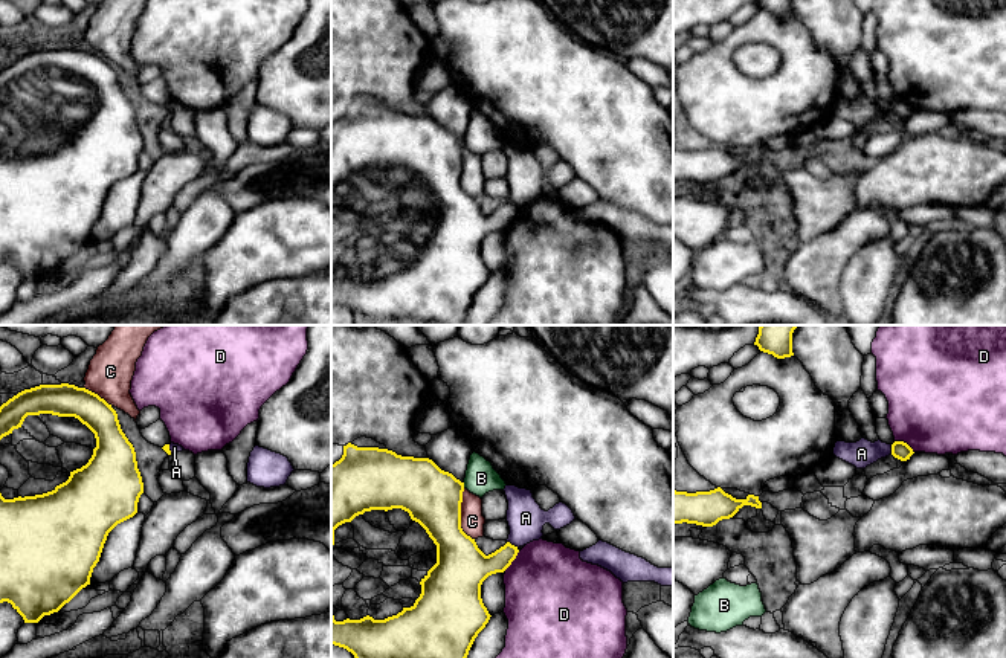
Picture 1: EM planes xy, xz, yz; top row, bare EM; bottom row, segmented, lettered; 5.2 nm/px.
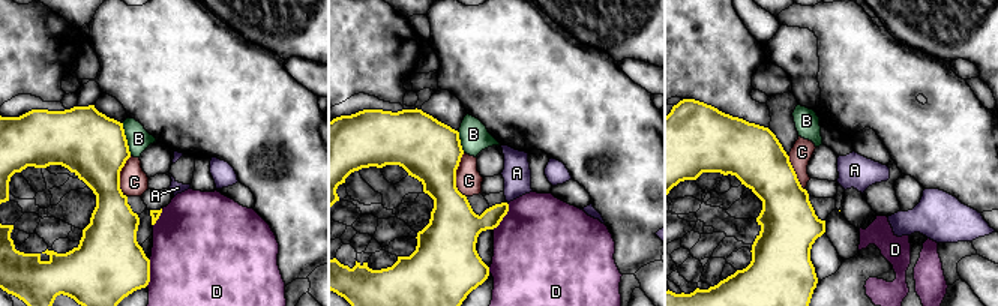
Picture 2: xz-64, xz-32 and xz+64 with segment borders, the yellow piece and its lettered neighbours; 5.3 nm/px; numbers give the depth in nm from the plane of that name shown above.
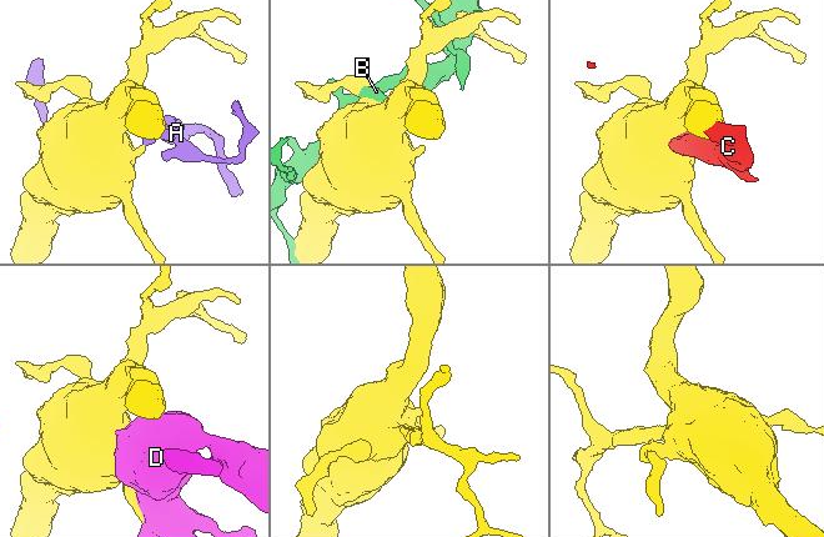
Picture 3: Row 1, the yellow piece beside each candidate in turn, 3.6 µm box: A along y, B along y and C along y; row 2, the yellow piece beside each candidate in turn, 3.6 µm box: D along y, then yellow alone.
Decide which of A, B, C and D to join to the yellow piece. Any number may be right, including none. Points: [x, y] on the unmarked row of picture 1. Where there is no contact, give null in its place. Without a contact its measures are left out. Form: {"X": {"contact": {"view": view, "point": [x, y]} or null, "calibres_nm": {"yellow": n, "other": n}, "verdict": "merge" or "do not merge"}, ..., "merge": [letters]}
{"A": {"contact": {"view": "xz", "point": [513, 203]}, "calibres_nm": {"yellow": 190, "other": 200}, "verdict": "do not merge"}, "B": {"contact": {"view": "xz", "point": [463, 144]}, "calibres_nm": {"yellow": 300, "other": 160}, "verdict": "do not merge"}, "C": {"contact": {"view": "xz", "point": [460, 173]}, "calibres_nm": {"yellow": 300, "other": 130}, "verdict": "do not merge"}, "D": {"contact": {"view": "yz", "point": [906, 101]}, "calibres_nm": {"yellow": 90, "other": 500}, "verdict": "do not merge"}, "merge": []}

